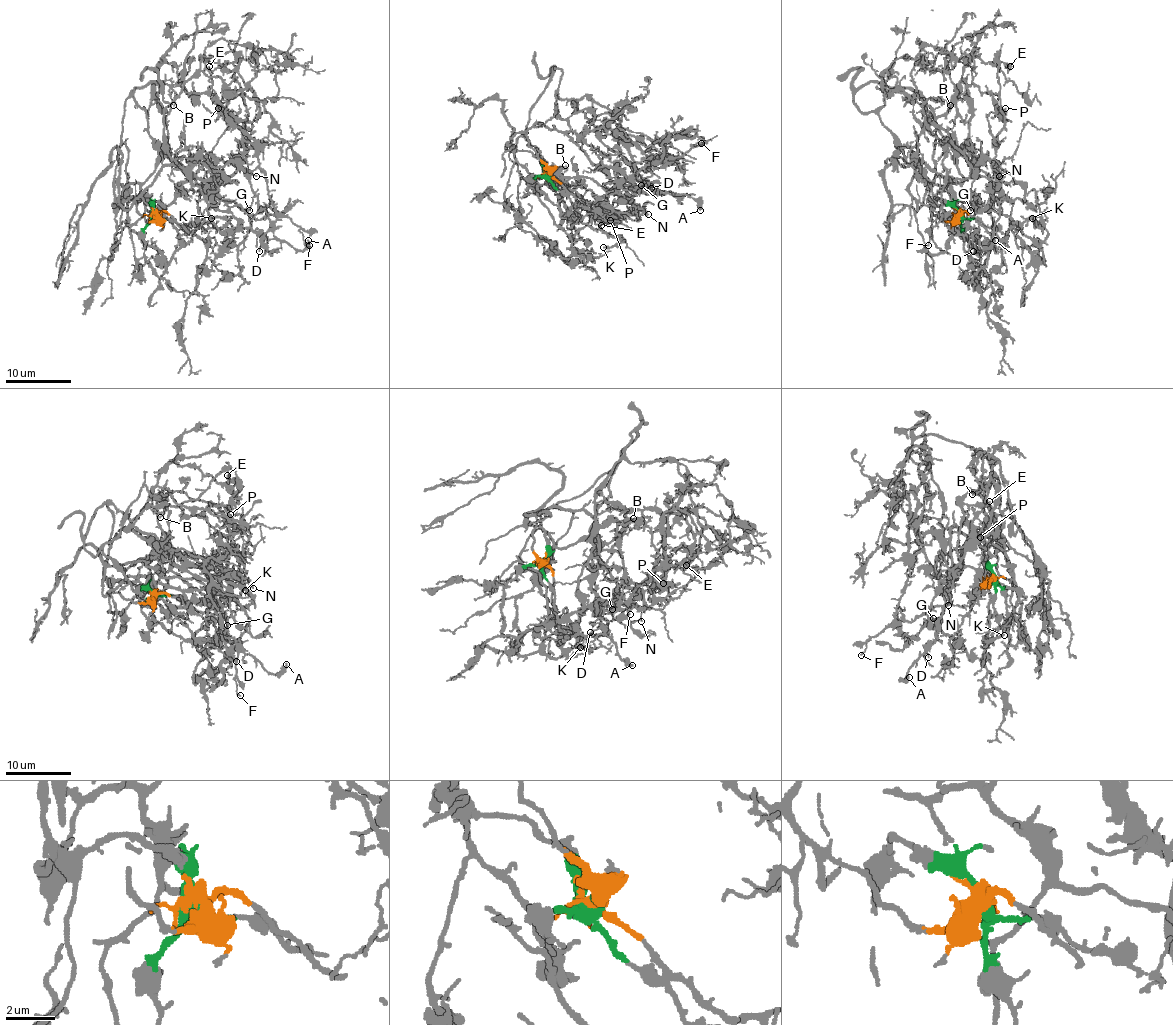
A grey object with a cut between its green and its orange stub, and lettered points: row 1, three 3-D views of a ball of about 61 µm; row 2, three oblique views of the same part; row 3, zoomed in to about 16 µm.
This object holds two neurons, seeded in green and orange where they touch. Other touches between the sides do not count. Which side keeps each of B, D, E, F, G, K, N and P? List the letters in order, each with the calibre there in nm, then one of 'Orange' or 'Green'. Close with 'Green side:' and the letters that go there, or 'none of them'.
B: Thickness 110 nm. Green
D: Thickness 110 nm. Green
E: Thickness 140 nm. Orange
F: Thickness 110 nm. Orange
G: Thickness 110 nm. Orange
K: Thickness 280 nm. Green
N: Thickness 110 nm. Orange
P: Thickness 240 nm. Orange
Green side: B, D, K

